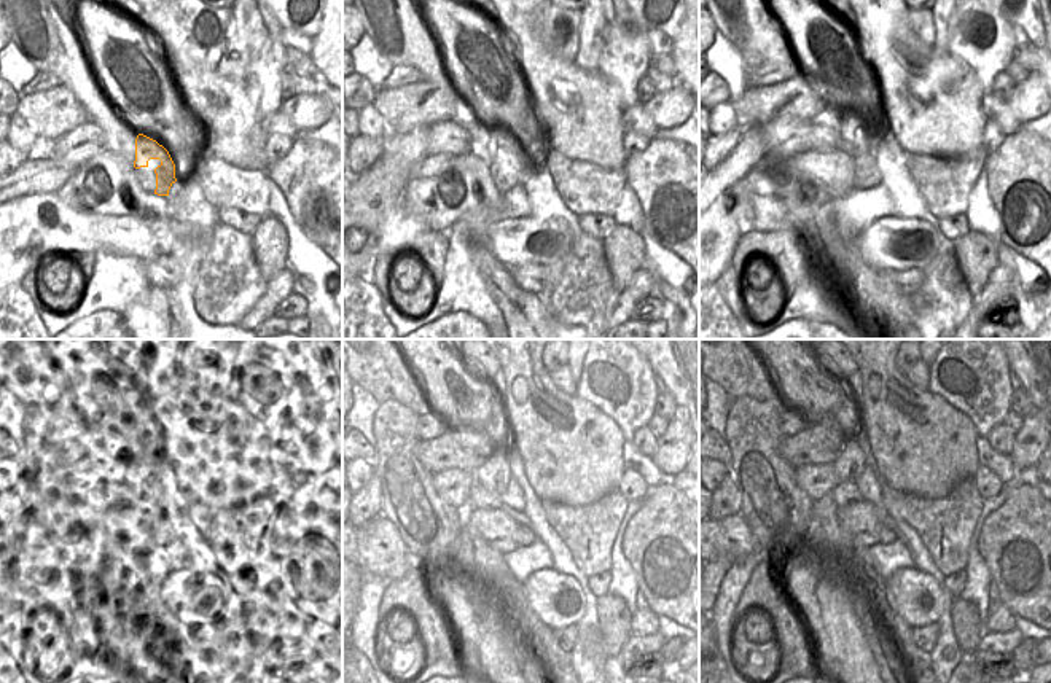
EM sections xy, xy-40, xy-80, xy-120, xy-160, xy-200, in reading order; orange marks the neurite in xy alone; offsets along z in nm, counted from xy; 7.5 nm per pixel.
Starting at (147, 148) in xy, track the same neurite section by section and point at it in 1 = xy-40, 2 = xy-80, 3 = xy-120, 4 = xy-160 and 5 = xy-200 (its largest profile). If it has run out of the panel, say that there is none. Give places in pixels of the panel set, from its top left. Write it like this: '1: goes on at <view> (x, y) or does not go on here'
1: goes on at xy-40 (502, 147)
2: goes on at xy-80 (855, 139)
3: goes on at xy-120 (137, 476)
4: goes on at xy-160 (494, 475)
5: goes on at xy-200 (851, 462)

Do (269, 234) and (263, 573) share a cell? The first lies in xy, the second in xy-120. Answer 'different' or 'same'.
different

